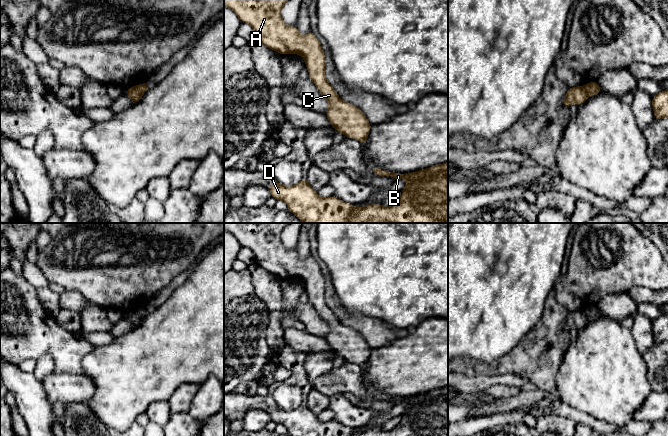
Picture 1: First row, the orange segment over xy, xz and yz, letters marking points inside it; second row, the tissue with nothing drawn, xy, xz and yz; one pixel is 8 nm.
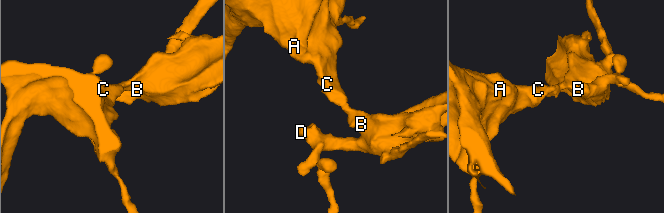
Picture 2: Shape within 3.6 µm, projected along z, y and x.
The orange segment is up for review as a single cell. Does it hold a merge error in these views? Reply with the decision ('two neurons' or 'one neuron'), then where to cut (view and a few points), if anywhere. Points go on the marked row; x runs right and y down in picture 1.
two neurons; cut yz (584, 86), (589, 95)

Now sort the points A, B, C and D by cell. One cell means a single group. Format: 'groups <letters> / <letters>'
groups A C / B D

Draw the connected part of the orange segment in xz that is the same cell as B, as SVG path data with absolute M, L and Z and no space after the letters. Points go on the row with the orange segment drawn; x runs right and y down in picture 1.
M448 162L408 174L387 172L373 165L370 171L377 176L391 176L396 180L408 181L407 186L401 191L400 199L393 206L371 204L356 208L355 205L342 202L334 195L321 198L308 184L306 177L293 186L284 186L275 182L268 188L271 197L284 201L288 210L303 223L448 223Z

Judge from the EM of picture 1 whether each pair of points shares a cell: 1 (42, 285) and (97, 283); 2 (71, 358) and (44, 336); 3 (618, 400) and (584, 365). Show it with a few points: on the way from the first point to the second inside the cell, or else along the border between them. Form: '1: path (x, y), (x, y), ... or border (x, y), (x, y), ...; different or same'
1: border (35, 264), (50, 282); different
2: path (64, 351), (51, 338); same
3: path (610, 391), (593, 374); same

